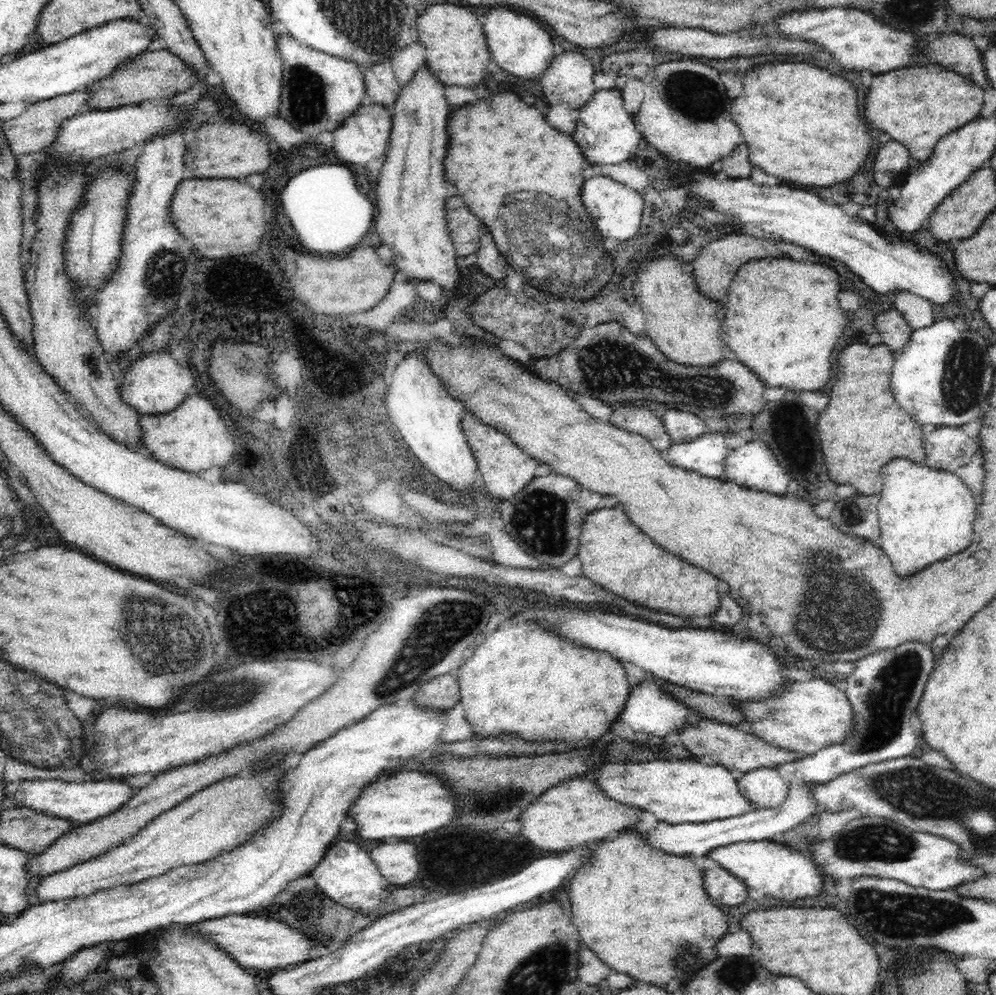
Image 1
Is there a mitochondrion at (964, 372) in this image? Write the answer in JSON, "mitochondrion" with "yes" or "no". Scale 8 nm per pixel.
{"mitochondrion":"yes"}

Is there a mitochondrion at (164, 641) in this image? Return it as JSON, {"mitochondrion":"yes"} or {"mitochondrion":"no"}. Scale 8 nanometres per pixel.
{"mitochondrion":"yes"}

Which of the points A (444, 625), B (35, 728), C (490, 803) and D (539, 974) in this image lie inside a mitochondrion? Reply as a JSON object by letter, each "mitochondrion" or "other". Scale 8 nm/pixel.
{"A":"mitochondrion","B":"mitochondrion","C":"mitochondrion","D":"mitochondrion"}

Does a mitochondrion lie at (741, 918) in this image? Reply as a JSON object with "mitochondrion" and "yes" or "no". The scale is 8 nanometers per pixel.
{"mitochondrion":"no"}

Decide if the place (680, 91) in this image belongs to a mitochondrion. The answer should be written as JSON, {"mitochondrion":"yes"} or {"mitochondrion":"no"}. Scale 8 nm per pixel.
{"mitochondrion":"yes"}

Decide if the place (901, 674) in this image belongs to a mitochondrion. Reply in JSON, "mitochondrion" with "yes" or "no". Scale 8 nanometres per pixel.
{"mitochondrion":"yes"}

